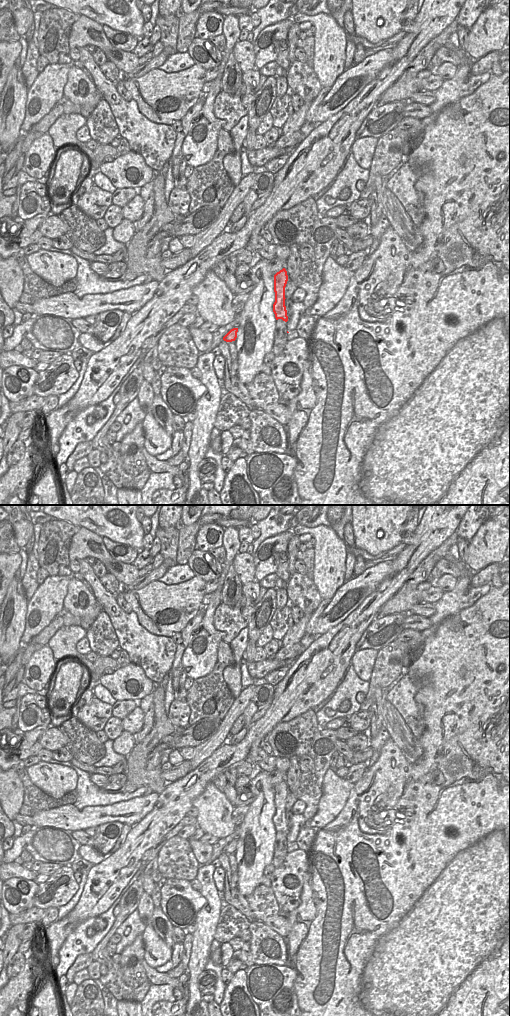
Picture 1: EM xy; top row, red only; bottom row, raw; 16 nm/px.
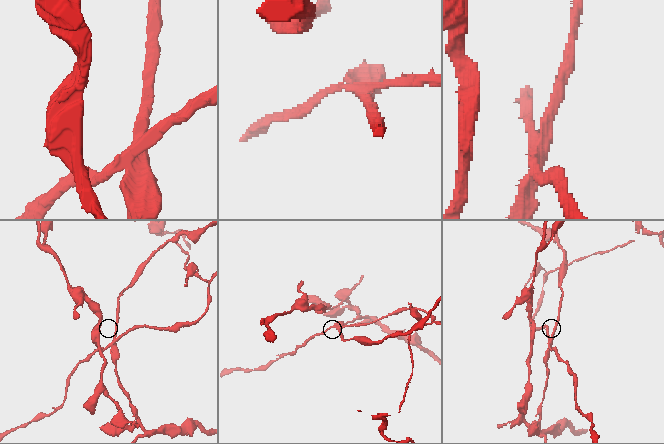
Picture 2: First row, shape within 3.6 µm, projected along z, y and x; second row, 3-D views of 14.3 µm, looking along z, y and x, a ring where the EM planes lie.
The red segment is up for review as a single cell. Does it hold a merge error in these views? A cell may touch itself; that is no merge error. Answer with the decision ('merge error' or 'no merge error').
merge error

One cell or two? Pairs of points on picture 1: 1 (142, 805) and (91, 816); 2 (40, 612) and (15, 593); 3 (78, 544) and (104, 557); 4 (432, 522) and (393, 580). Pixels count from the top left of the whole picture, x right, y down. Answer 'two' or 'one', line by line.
1: one
2: two
3: one
4: one

